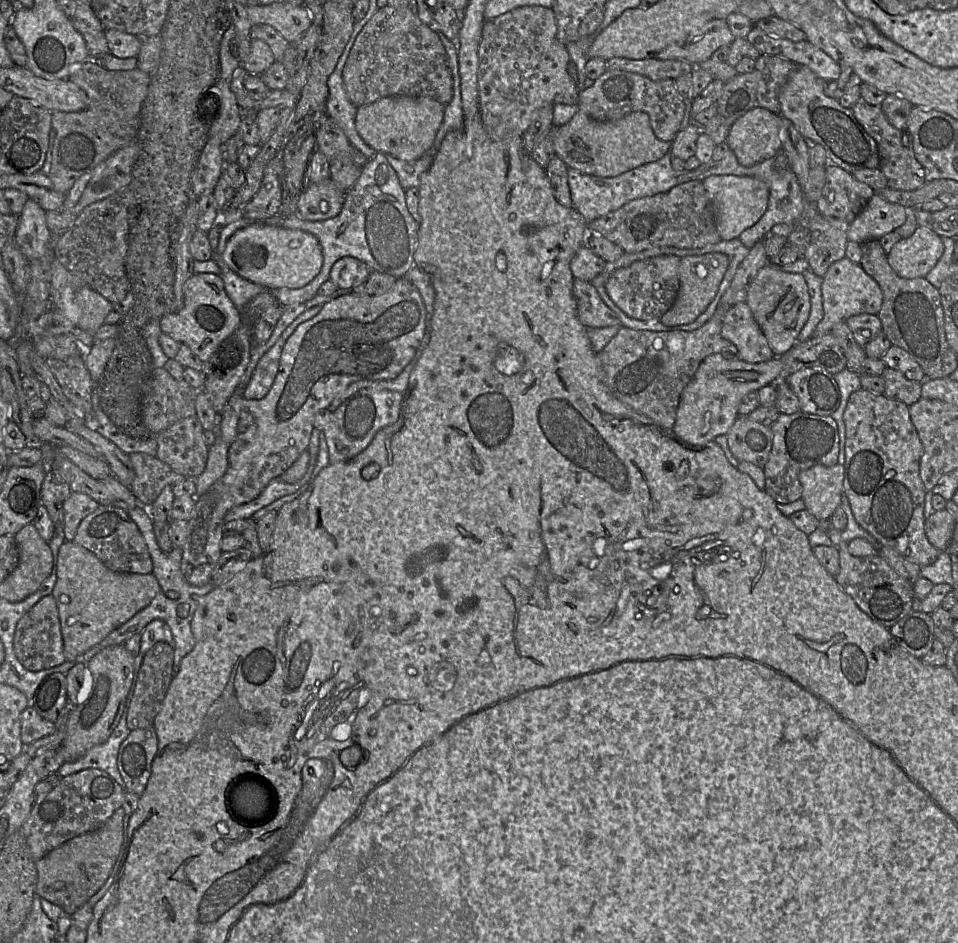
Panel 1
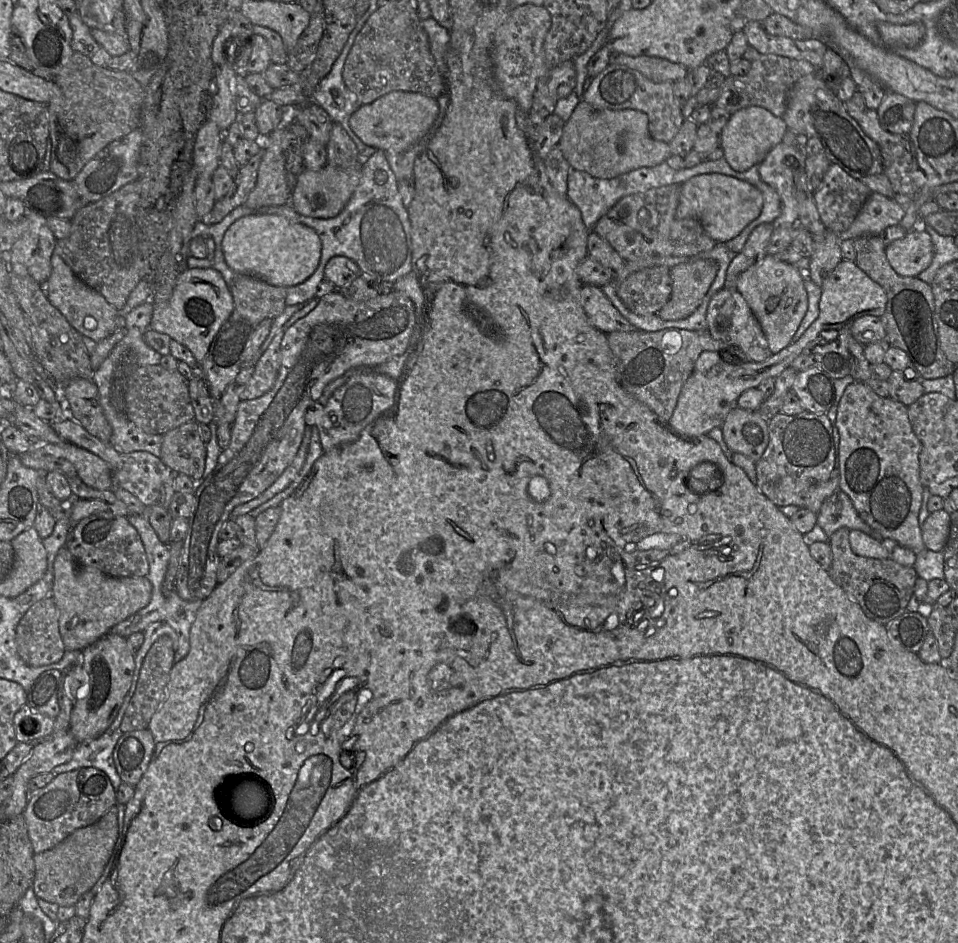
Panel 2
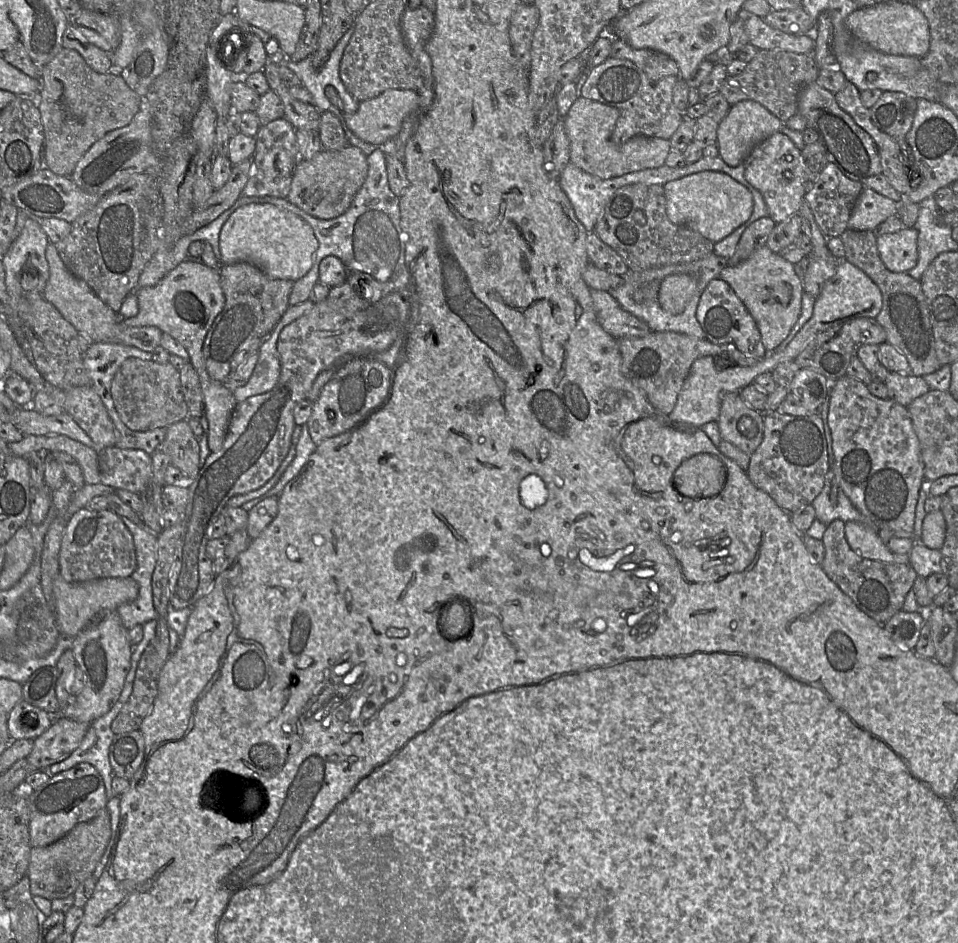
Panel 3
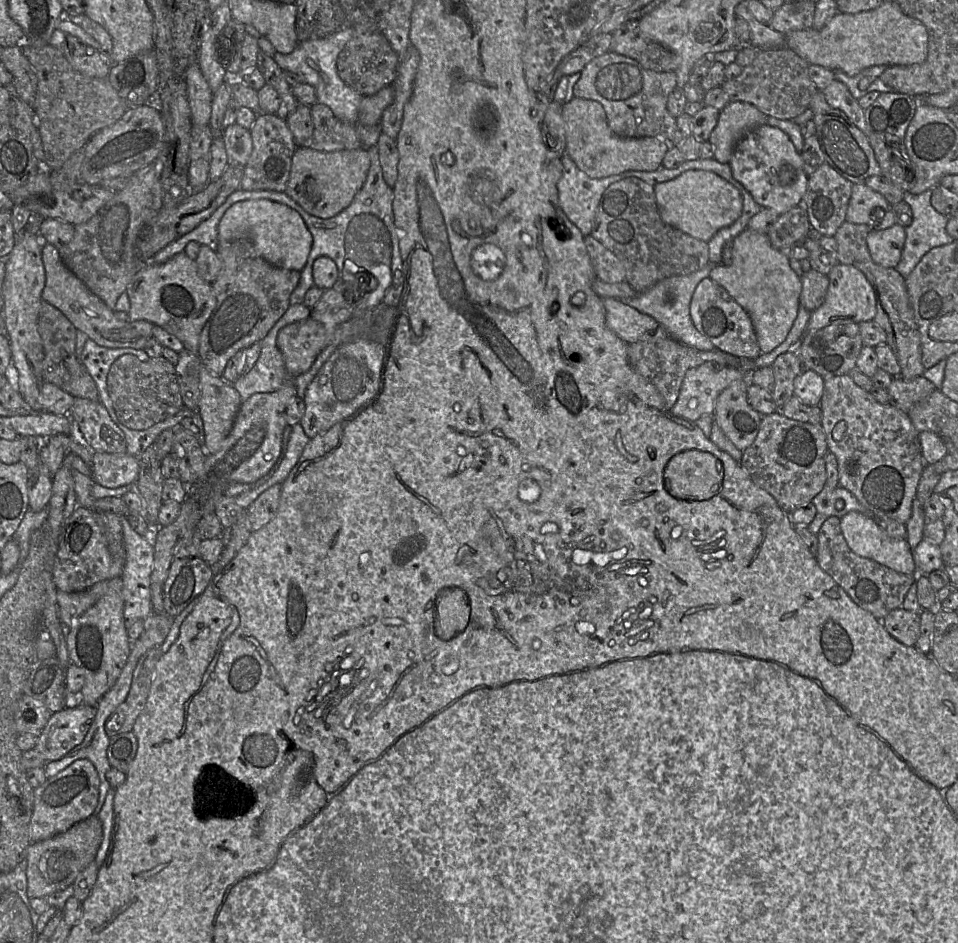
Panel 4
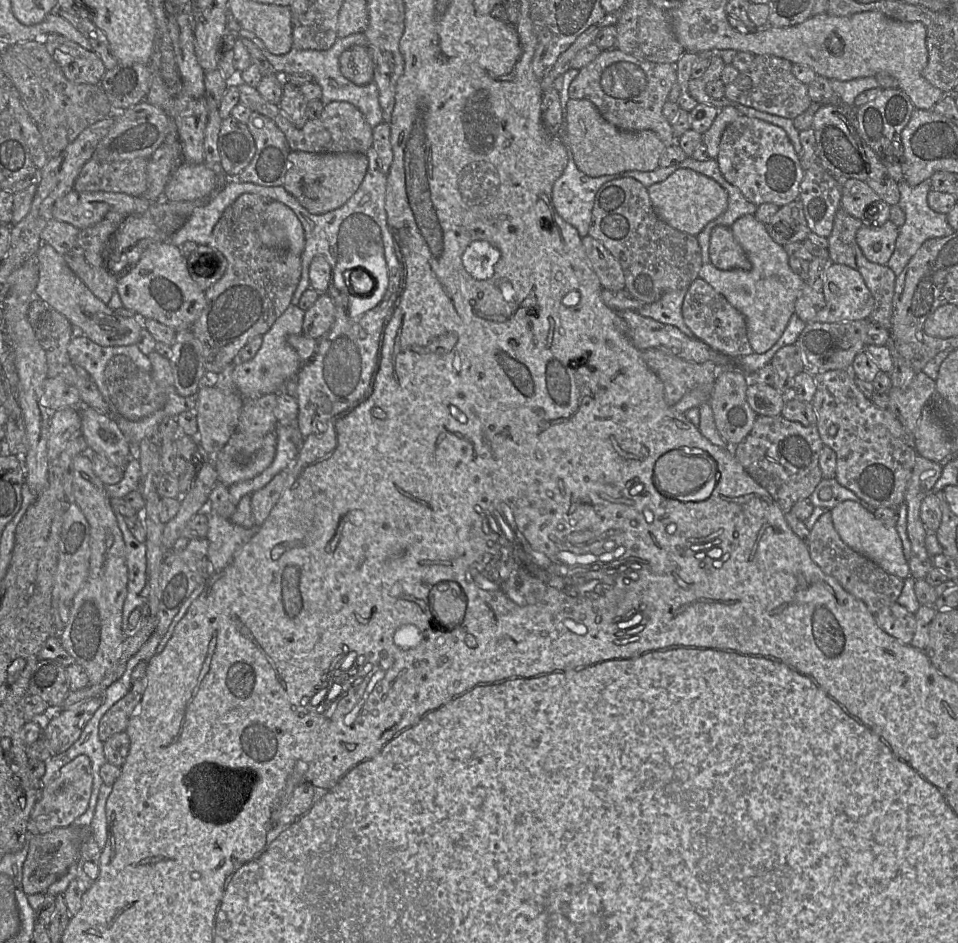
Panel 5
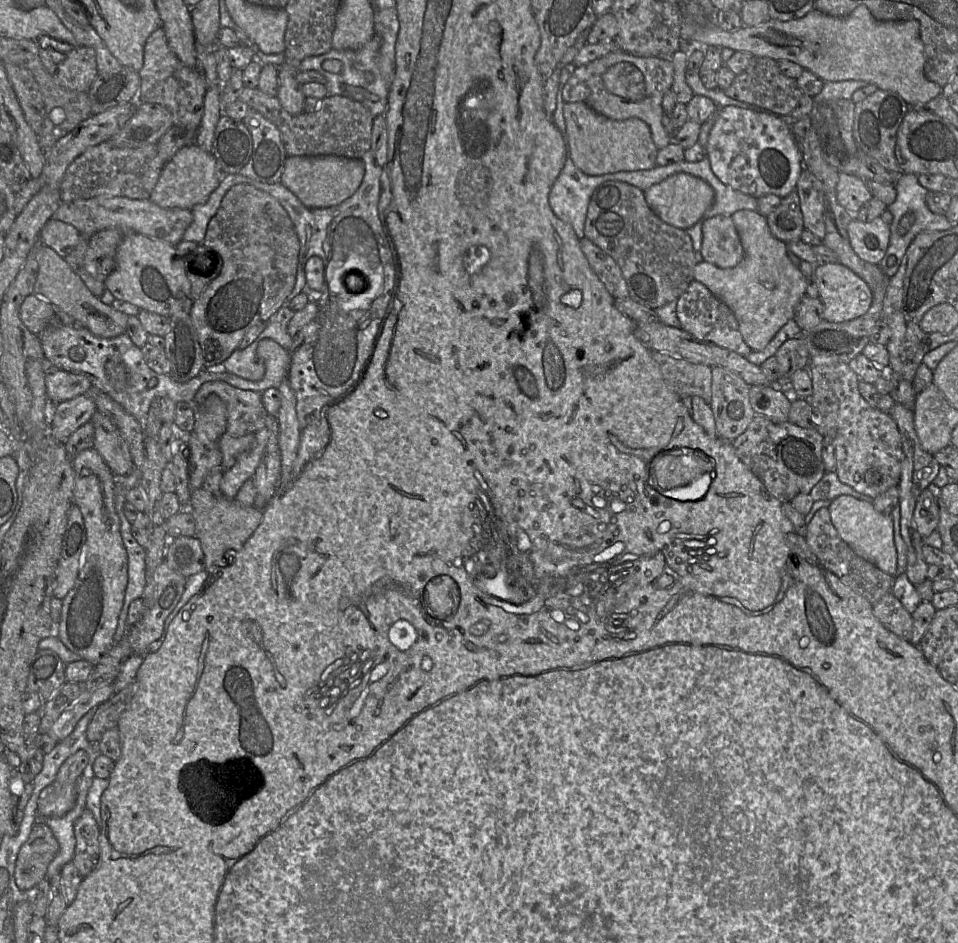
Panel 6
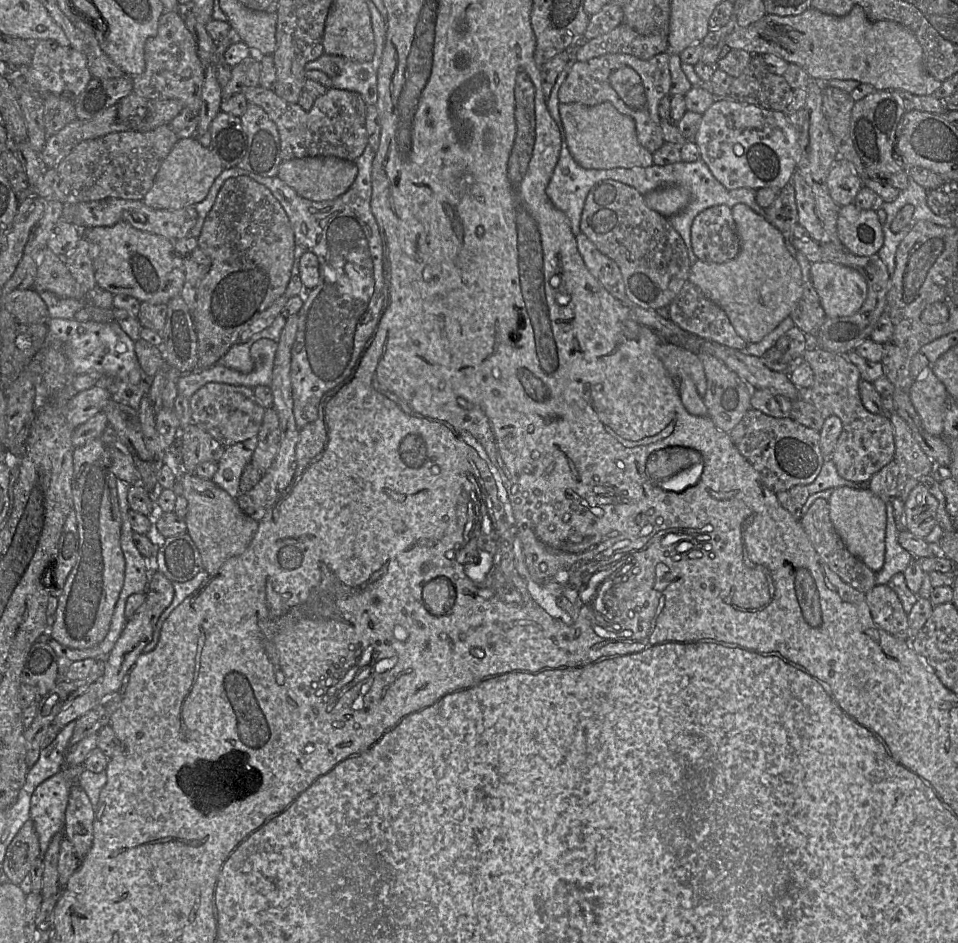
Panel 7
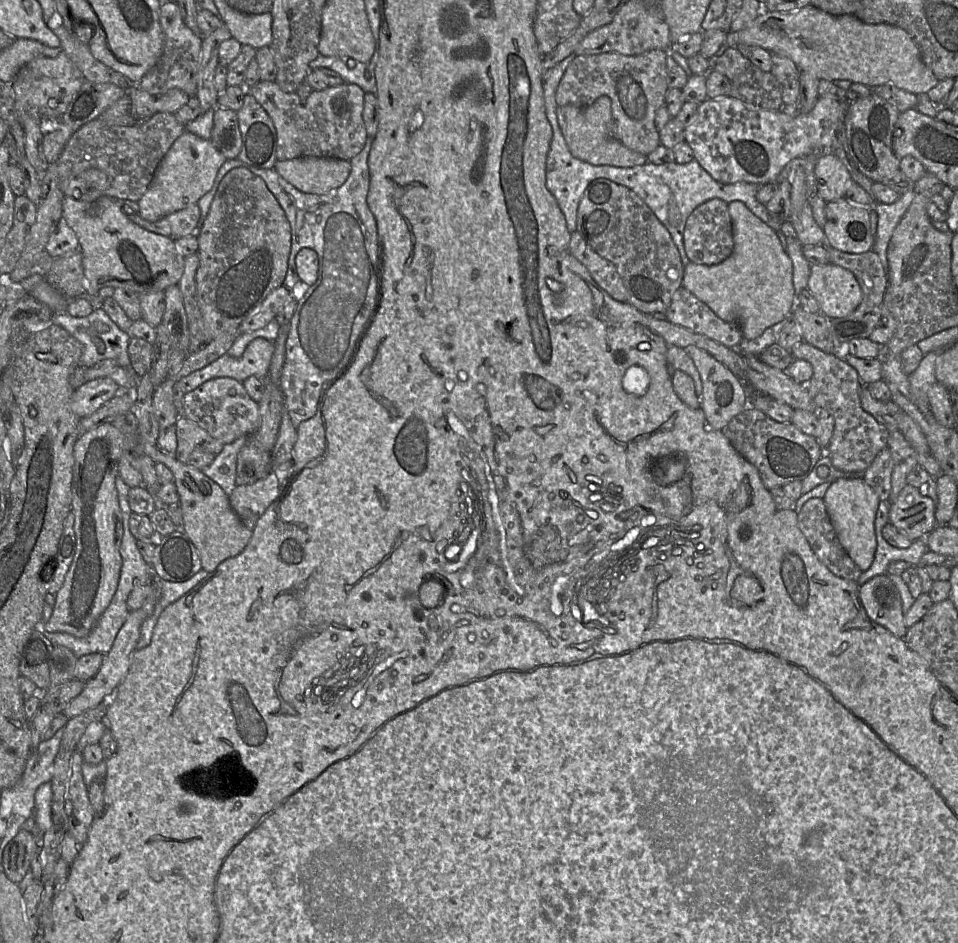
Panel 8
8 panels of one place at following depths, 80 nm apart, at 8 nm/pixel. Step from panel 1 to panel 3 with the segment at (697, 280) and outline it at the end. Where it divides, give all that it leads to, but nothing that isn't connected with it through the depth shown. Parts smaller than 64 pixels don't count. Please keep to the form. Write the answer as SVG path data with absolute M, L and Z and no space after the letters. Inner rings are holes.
M691 275L667 276L660 283L658 301L661 308L673 315L681 314L697 288L697 279Z

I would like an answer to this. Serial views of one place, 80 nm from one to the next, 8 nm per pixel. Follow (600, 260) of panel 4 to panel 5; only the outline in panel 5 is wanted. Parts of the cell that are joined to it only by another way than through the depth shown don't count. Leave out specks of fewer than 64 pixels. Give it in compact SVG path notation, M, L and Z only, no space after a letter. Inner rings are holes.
M591 236L582 237L581 241L602 289L612 291L625 289L625 277L621 265L603 244Z

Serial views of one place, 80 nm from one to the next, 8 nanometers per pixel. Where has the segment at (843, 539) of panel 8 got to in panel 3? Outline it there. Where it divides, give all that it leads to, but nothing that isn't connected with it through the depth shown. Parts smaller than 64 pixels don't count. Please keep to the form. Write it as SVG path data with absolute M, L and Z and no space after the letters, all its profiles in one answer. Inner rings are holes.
M846 522L845 538L850 548L863 558L887 563L909 563L909 554L891 552L873 529L861 523Z

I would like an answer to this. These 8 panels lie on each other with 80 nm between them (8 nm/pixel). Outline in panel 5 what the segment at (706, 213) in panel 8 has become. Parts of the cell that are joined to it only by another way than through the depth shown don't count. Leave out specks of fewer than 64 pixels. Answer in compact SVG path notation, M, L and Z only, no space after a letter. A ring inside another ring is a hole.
M716 226L711 231L709 243L710 263L721 270L750 269L750 262L731 228Z

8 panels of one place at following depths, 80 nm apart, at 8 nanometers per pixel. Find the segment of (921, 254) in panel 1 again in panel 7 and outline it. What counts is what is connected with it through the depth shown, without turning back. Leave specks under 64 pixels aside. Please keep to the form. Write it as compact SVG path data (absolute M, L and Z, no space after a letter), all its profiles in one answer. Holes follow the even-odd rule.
M855 204L840 207L837 234L844 248L857 256L877 254L884 242L876 212L857 208Z

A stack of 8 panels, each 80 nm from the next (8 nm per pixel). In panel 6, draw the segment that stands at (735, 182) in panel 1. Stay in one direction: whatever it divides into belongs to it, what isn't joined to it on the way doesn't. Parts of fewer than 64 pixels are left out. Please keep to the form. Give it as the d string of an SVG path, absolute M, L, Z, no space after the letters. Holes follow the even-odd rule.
M682 172L667 177L643 192L649 208L662 221L683 230L695 225L714 201L714 190L707 182Z

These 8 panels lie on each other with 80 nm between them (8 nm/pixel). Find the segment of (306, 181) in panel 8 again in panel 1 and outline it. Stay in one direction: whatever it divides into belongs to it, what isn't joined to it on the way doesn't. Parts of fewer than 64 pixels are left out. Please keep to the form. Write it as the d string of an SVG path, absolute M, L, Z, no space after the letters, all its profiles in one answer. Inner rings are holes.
M331 178L321 183L309 183L298 201L296 215L308 221L323 221L336 217L342 210L346 192Z

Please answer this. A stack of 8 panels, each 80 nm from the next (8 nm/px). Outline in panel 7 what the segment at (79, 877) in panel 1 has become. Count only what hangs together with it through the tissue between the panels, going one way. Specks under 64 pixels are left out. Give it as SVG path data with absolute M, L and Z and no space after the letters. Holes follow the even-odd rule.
M29 819L6 849L3 872L8 881L18 886L29 875L39 854L39 838L32 821Z

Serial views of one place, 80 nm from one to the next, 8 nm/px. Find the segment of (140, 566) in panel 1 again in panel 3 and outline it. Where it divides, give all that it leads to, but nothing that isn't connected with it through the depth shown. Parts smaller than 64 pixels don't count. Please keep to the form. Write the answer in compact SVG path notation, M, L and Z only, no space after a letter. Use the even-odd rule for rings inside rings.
M83 507L66 521L58 565L59 574L67 582L129 577L137 566L133 536L122 518L113 511L94 511Z

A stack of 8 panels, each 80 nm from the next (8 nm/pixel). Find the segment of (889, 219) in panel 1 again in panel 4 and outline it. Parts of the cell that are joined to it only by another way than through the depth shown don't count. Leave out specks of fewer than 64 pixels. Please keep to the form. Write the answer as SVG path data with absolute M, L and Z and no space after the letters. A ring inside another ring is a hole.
M865 183L854 184L846 213L846 221L854 224L872 226L873 210L881 208L886 211L892 207L885 197L869 188Z

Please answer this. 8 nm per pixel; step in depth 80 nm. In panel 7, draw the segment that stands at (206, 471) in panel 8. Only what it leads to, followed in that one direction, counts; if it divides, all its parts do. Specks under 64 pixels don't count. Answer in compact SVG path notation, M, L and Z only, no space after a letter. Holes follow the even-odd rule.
M254 436L225 447L222 457L217 462L217 471L212 481L232 498L236 498L240 494L240 477L245 466L252 460L257 442L257 436Z

